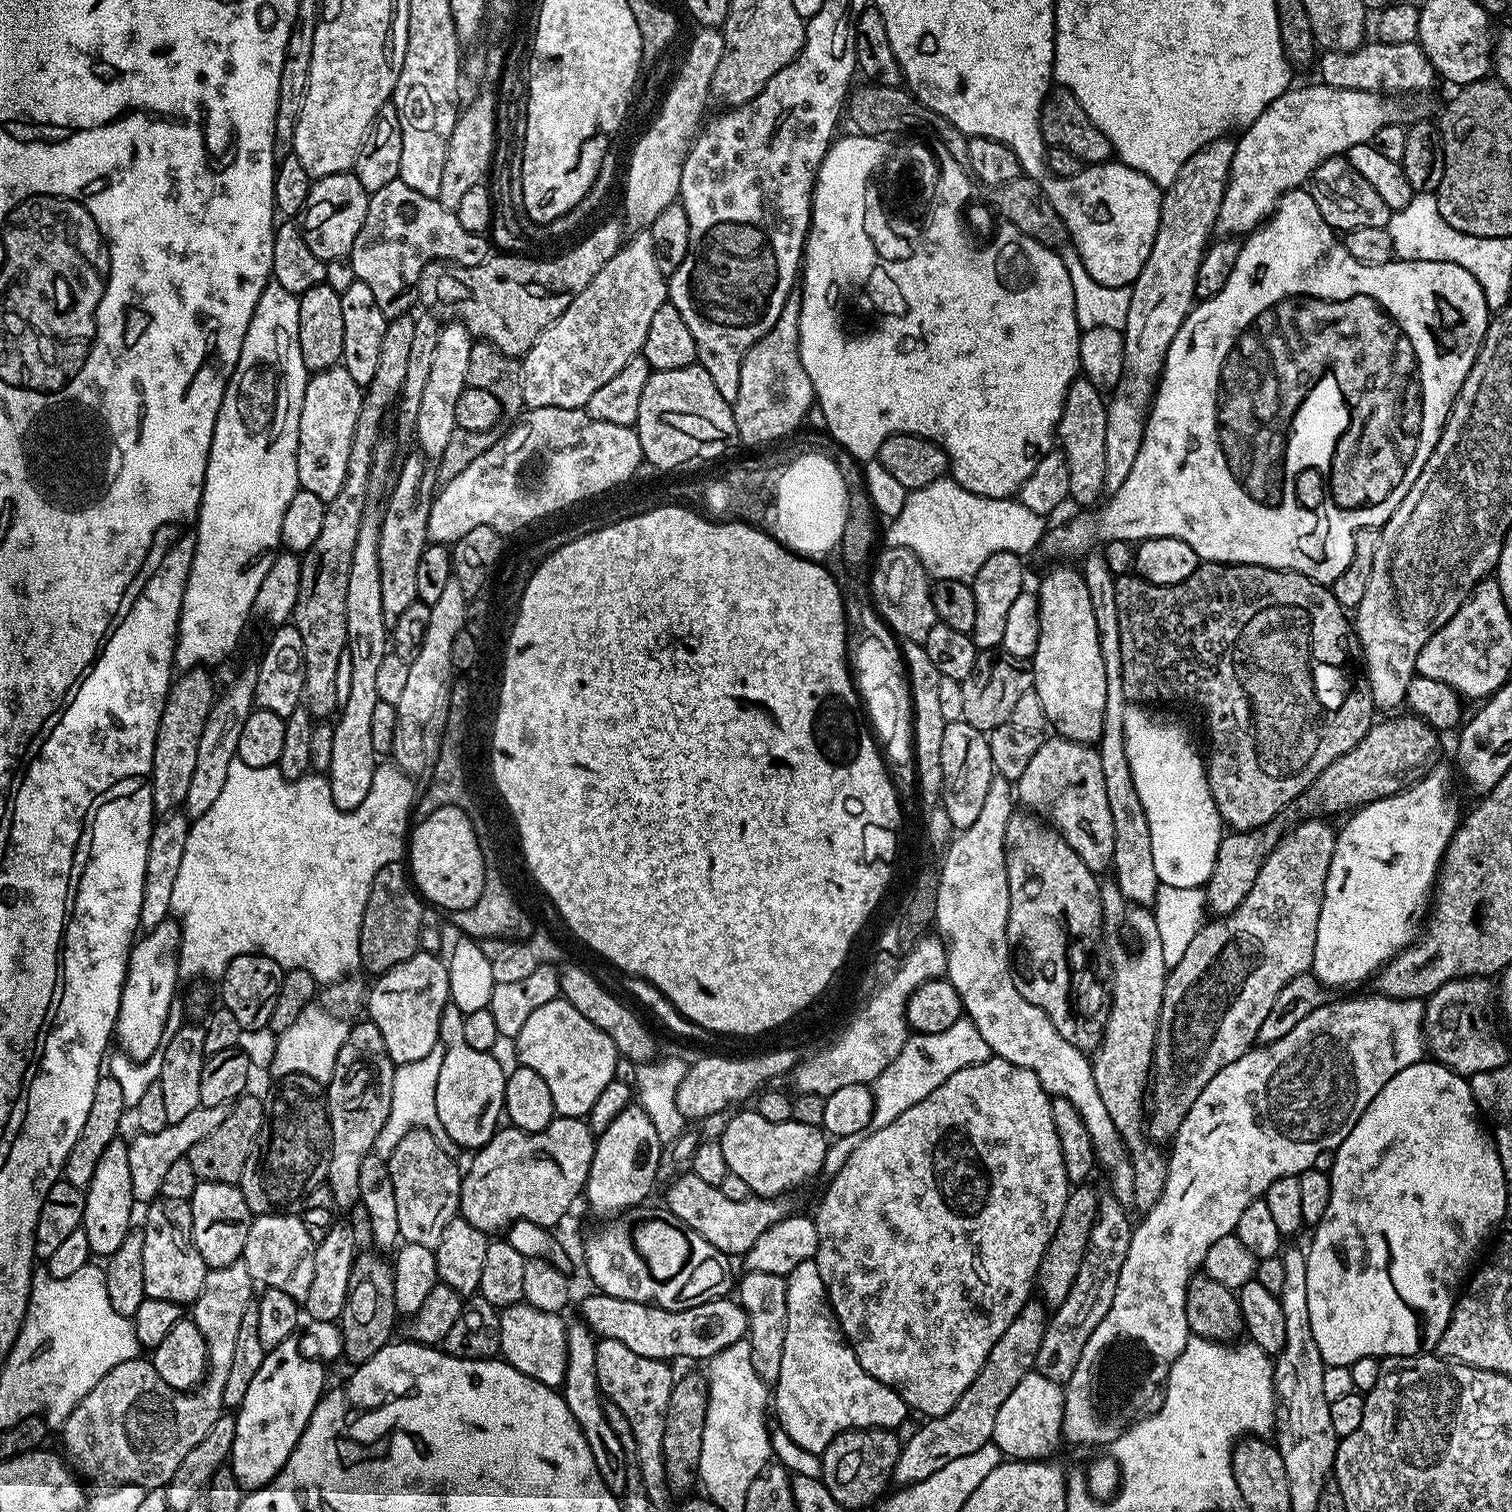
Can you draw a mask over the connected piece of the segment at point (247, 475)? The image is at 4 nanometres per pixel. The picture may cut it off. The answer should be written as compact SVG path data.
M269 282L265 286L258 298L258 306L250 318L250 326L246 330L246 338L242 342L238 366L224 391L222 406L218 410L218 418L214 426L214 438L208 455L206 478L204 479L202 502L200 503L200 516L196 519L196 549L192 559L192 569L186 582L186 590L182 598L182 610L180 611L180 623L176 630L176 659L174 664L177 669L187 670L201 666L213 666L212 664L226 659L235 650L236 643L239 642L240 635L243 634L244 627L248 624L248 615L250 617L253 615L258 598L258 586L262 586L262 578L266 578L270 566L276 561L276 557L281 551L282 517L286 514L286 508L290 506L291 500L294 499L294 494L301 491L296 455L298 454L298 418L302 414L304 390L303 387L297 386L295 388L292 385L296 380L295 368L298 370L304 368L302 354L300 353L300 339L298 338L299 313L300 298L297 293L285 290L281 284L275 282Z

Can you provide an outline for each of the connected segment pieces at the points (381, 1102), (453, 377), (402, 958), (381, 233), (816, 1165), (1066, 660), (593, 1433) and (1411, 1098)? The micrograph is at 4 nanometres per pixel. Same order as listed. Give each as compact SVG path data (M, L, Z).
M367 1018L361 1019L361 1024L353 1023L346 1037L346 1042L338 1051L337 1064L334 1066L332 1080L326 1085L326 1099L328 1102L328 1121L332 1131L332 1157L328 1167L326 1181L333 1202L337 1209L356 1208L360 1202L358 1194L358 1169L362 1162L373 1151L375 1138L386 1126L390 1115L391 1090L394 1083L397 1065L392 1063L390 1054L386 1054L386 1042L382 1042L382 1034L378 1026Z
M459 322L445 323L438 334L430 374L427 375L427 383L423 387L414 437L415 443L417 445L420 443L419 451L429 458L440 457L442 450L446 450L446 446L450 443L450 434L456 432L455 403L458 402L458 394L462 394L462 390L468 383L466 370L470 366L470 350L473 343L472 333L465 324Z
M403 863L387 864L378 870L378 874L374 874L360 927L360 963L363 971L379 974L398 966L398 962L406 962L406 958L415 954L420 948L420 930L426 924L423 907L425 905L417 889L410 883L409 869Z
M395 180L369 195L366 222L362 222L358 238L354 238L350 259L356 279L370 286L378 310L391 318L413 311L412 304L414 308L418 300L418 278L432 261L442 260L452 266L469 268L478 266L489 255L487 235L465 230L455 212L448 212L439 200L426 198L426 194L410 190L406 182Z
M755 1110L740 1112L729 1119L724 1133L719 1138L722 1155L726 1158L729 1172L743 1178L749 1193L761 1198L780 1198L784 1192L800 1188L811 1176L820 1176L824 1171L824 1159L829 1141L820 1128L806 1126L790 1119L786 1122L766 1122Z
M1056 568L1038 587L1040 601L1040 633L1038 634L1038 650L1033 654L1030 667L1032 669L1032 687L1042 701L1042 710L1046 710L1046 718L1057 737L1073 740L1079 744L1095 745L1102 734L1102 722L1106 718L1106 669L1102 667L1102 650L1098 650L1098 626L1094 626L1094 606L1090 606L1090 590L1086 590L1086 582L1079 571L1072 568Z
M575 1323L568 1324L568 1357L562 1395L566 1406L570 1406L570 1414L574 1414L574 1422L578 1422L590 1446L590 1454L594 1454L594 1466L598 1466L598 1474L602 1474L602 1482L606 1482L608 1489L620 1498L626 1490L626 1453L622 1451L622 1442L618 1442L614 1430L610 1430L610 1422L606 1422L604 1400L594 1370L597 1337L588 1329L587 1324Z
M1425 1058L1414 1066L1406 1066L1366 1106L1362 1118L1346 1134L1346 1138L1334 1150L1330 1175L1330 1206L1319 1224L1315 1225L1312 1245L1307 1245L1306 1255L1306 1298L1310 1302L1310 1330L1314 1330L1314 1342L1322 1354L1325 1365L1349 1367L1358 1358L1387 1358L1389 1356L1418 1356L1421 1353L1436 1352L1438 1342L1452 1320L1454 1292L1448 1289L1448 1272L1464 1272L1473 1267L1472 1259L1484 1248L1488 1239L1493 1239L1492 1231L1501 1227L1502 1221L1509 1215L1508 1192L1510 1186L1504 1177L1504 1167L1500 1154L1496 1151L1493 1137L1480 1125L1482 1113L1476 1106L1472 1085L1457 1072L1450 1071L1445 1064L1438 1064Z

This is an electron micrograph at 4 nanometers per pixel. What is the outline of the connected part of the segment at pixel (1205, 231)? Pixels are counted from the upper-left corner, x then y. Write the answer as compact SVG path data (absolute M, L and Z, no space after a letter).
M1235 139L1211 140L1178 170L1178 178L1174 178L1170 187L1163 189L1158 234L1154 238L1154 246L1150 246L1150 258L1146 258L1142 274L1138 274L1130 286L1130 311L1126 313L1122 329L1122 378L1111 389L1106 400L1105 489L1115 490L1126 482L1130 469L1138 459L1138 450L1142 450L1144 427L1156 394L1156 385L1160 383L1160 374L1164 371L1164 359L1170 350L1170 342L1174 342L1174 334L1178 334L1182 322L1194 307L1198 266L1216 226L1235 149Z

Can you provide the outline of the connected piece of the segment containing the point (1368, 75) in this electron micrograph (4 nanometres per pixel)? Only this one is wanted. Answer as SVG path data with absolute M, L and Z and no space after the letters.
M1365 42L1353 52L1330 52L1321 51L1318 56L1318 69L1320 68L1319 79L1331 88L1342 90L1366 90L1367 92L1379 92L1381 94L1400 94L1396 92L1424 92L1432 83L1437 83L1436 71L1421 50L1419 43L1403 44L1381 44L1379 42Z

